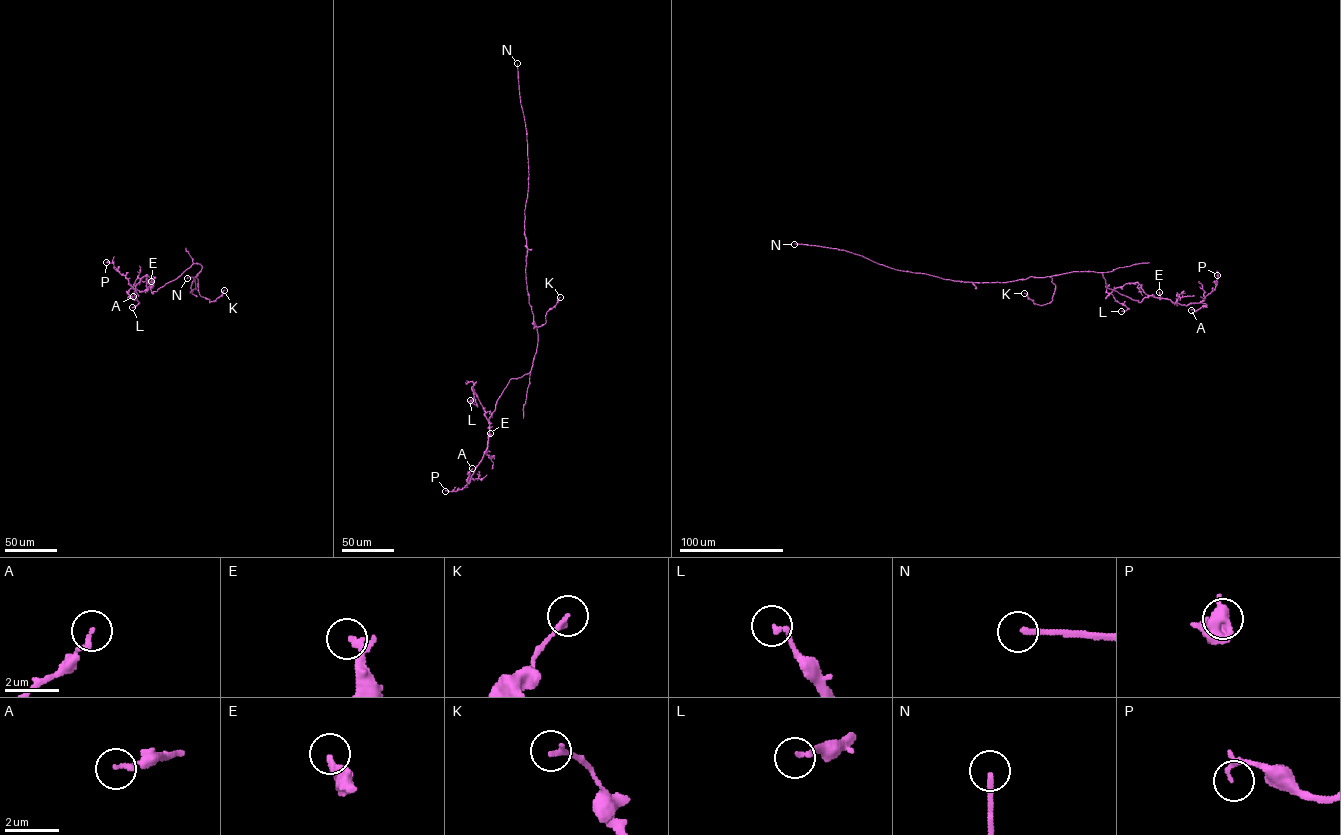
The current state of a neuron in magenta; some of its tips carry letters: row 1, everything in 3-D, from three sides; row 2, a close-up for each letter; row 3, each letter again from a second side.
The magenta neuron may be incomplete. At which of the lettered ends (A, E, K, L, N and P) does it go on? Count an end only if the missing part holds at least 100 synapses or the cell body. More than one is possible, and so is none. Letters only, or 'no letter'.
N

